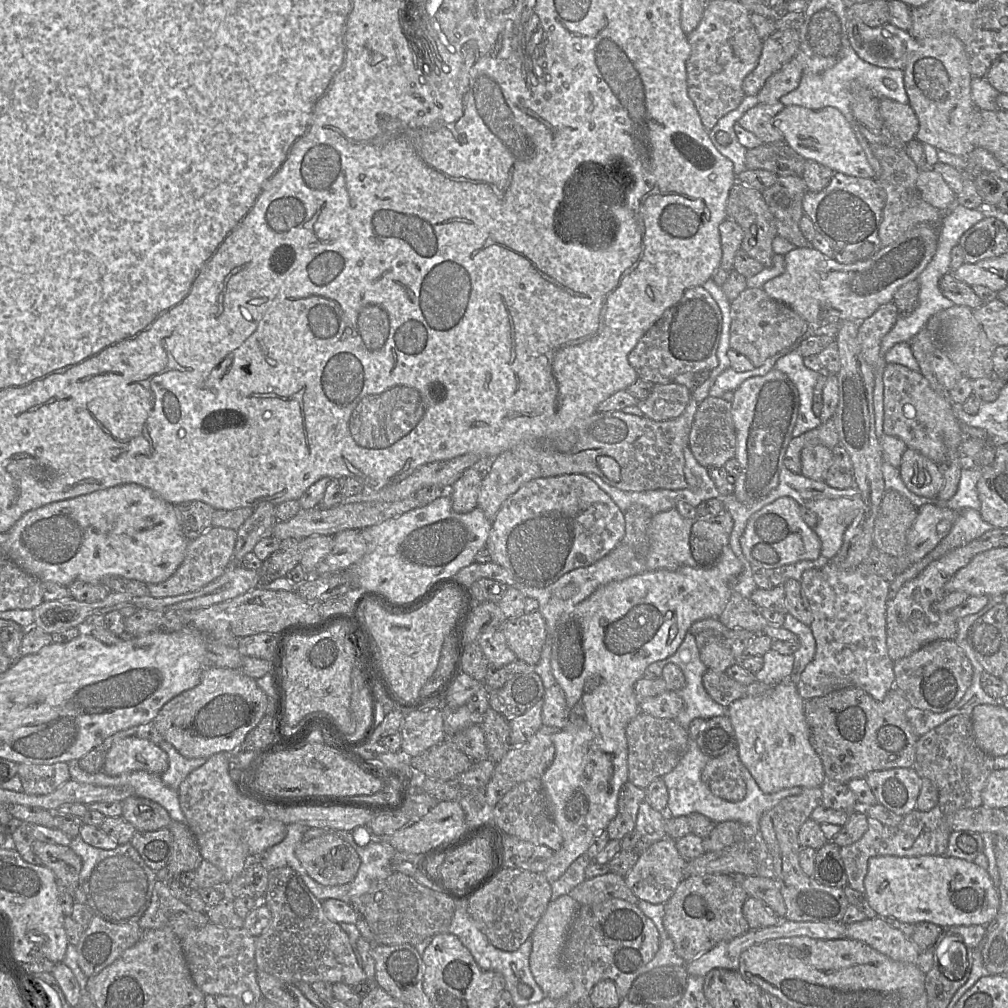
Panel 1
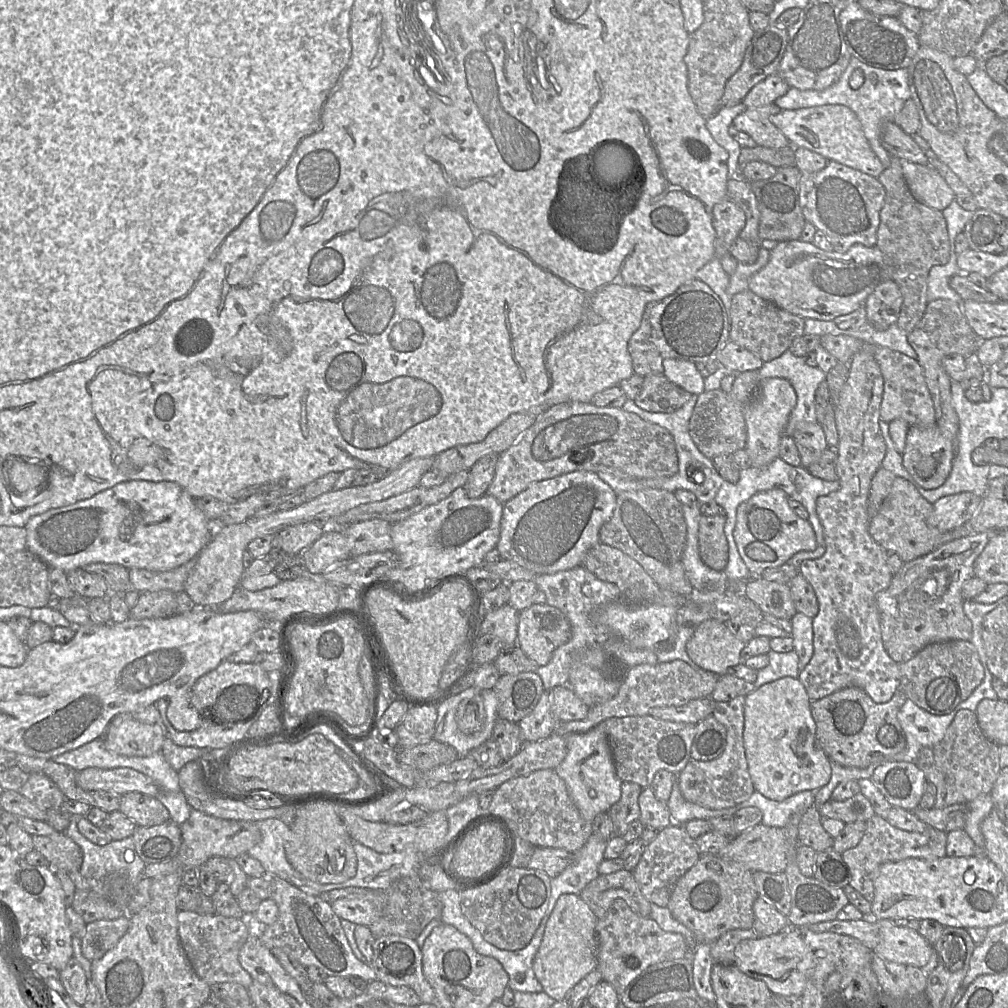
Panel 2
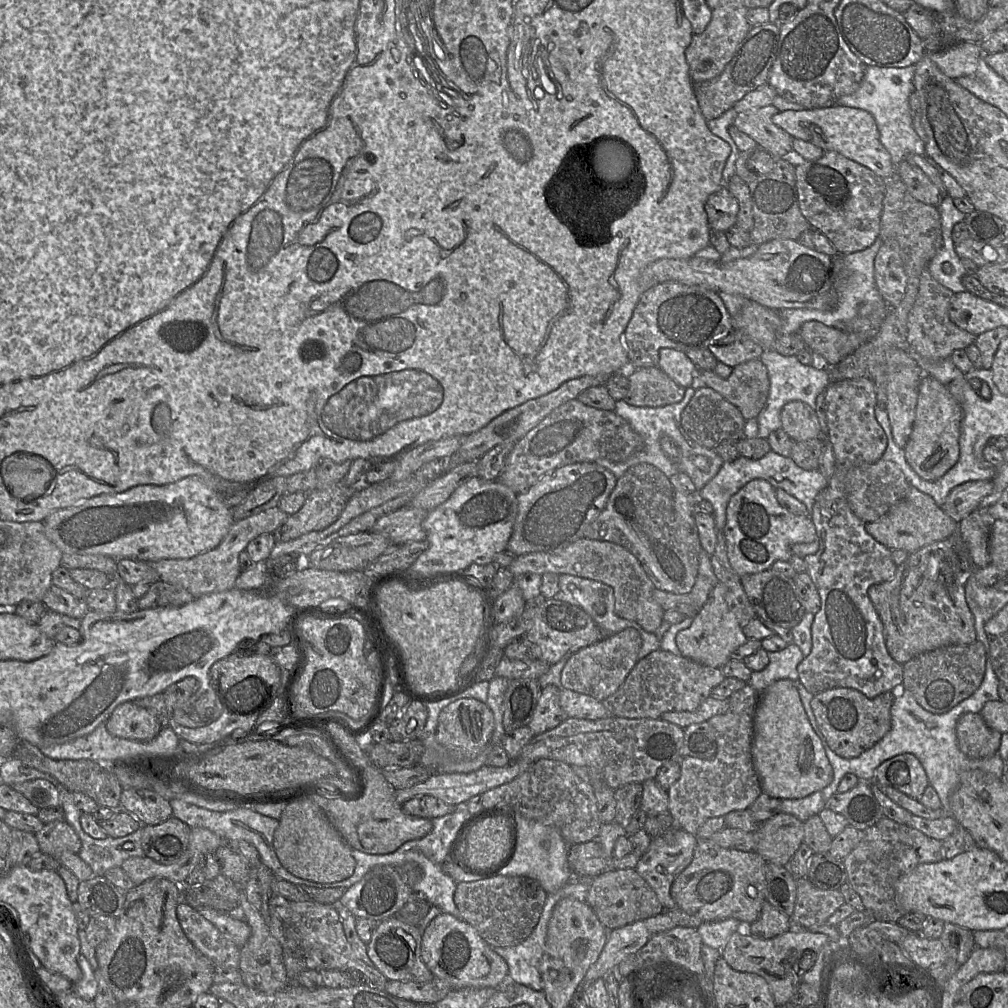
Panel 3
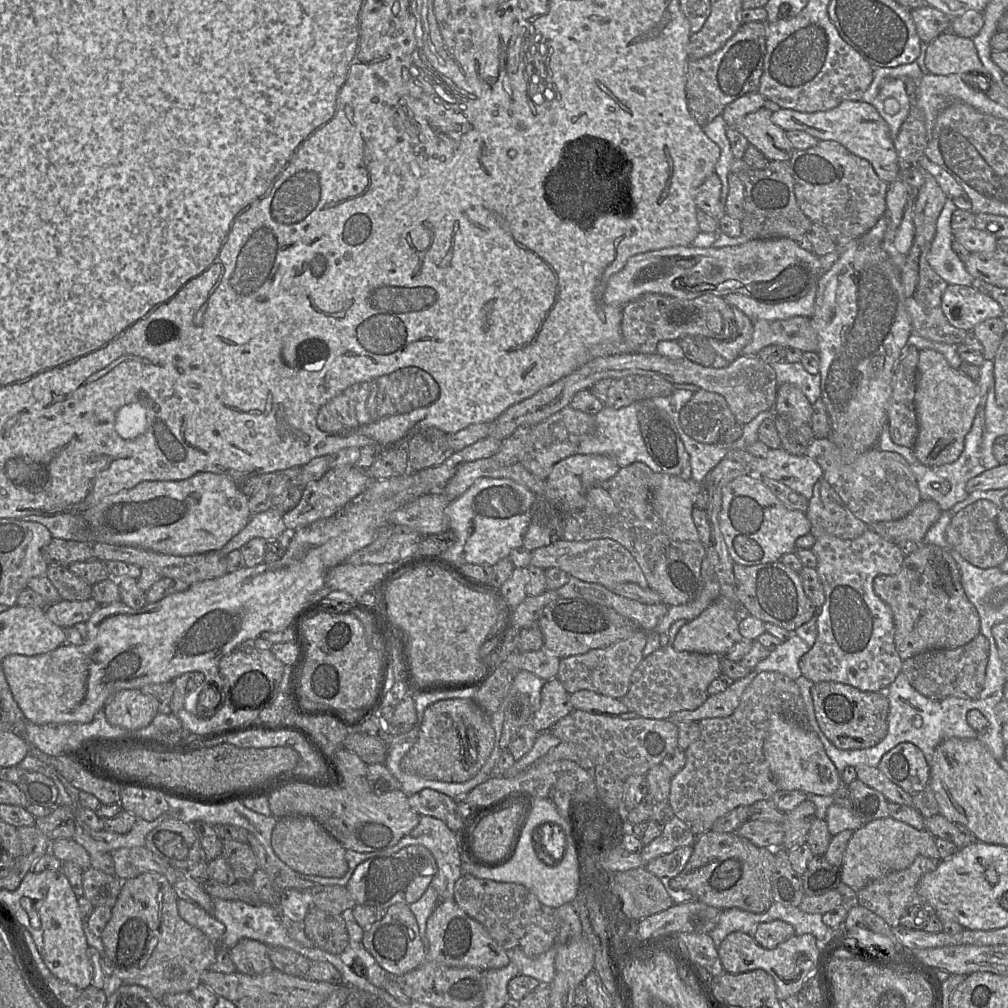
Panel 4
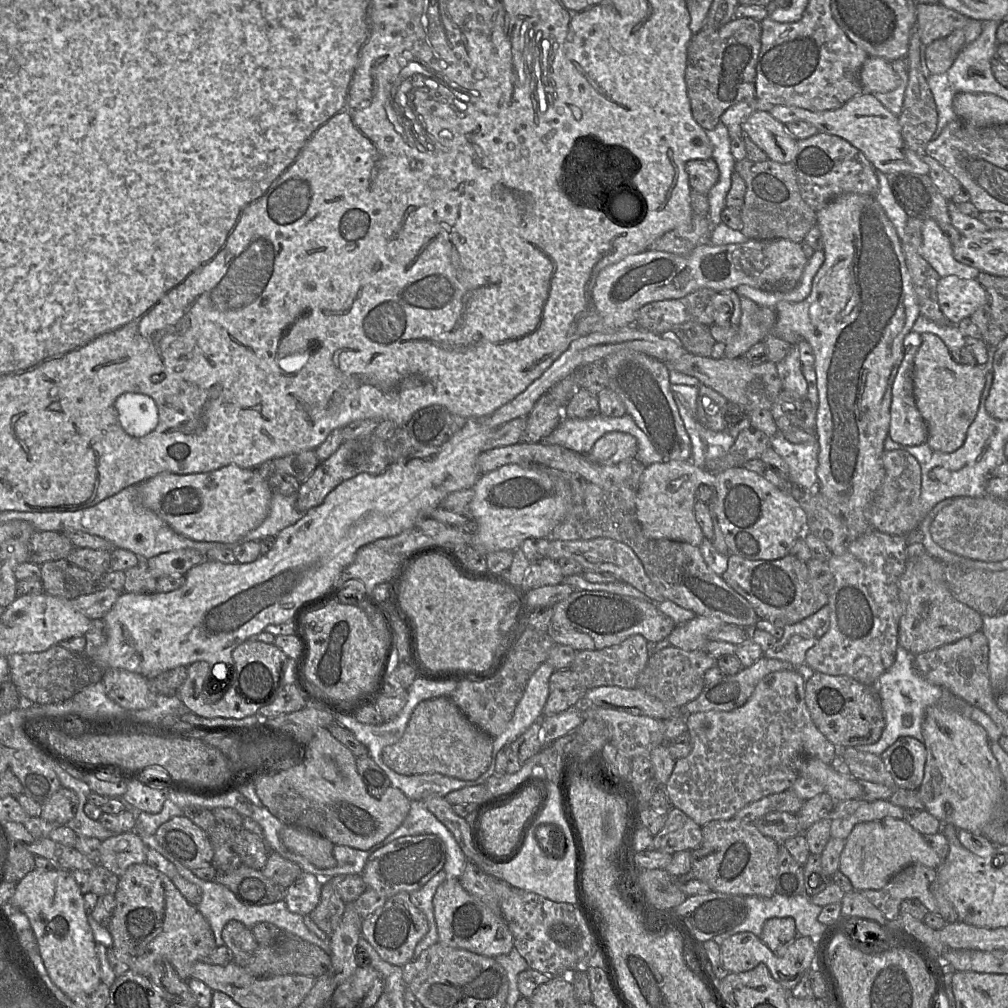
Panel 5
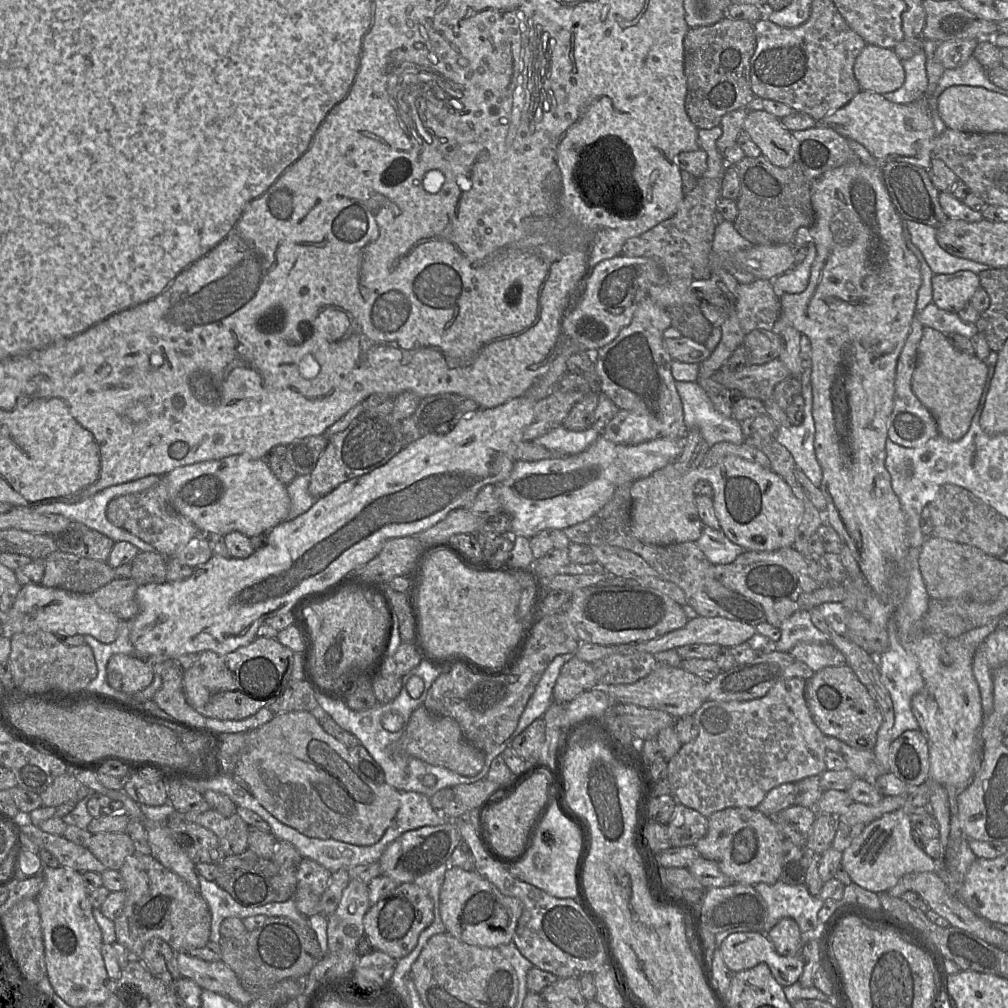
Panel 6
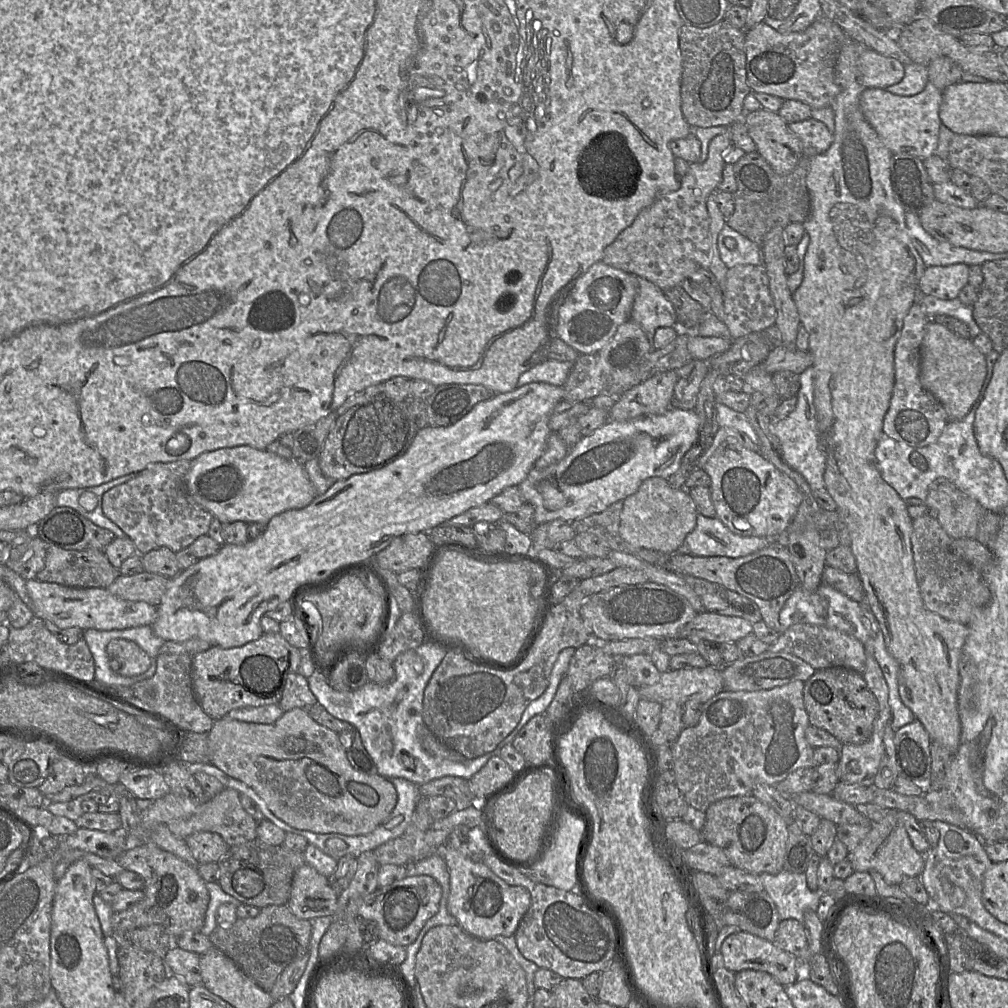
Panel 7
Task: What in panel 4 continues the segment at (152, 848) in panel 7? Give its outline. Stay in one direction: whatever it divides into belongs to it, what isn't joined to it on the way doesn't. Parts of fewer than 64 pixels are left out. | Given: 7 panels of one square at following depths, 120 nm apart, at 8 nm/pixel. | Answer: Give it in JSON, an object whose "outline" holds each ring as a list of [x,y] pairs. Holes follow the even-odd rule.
{"outline":[[[146,872],[135,878],[123,880],[120,894],[112,908],[111,918],[100,936],[105,948],[107,964],[111,967],[114,975],[116,975],[125,985],[139,985],[148,989],[153,996],[159,1000],[165,994],[191,992],[201,983],[201,974],[208,970],[216,960],[217,947],[213,945],[210,939],[202,931],[188,924],[180,917],[177,908],[178,899],[179,898],[174,888],[170,885],[166,876],[163,874],[157,872]]]}

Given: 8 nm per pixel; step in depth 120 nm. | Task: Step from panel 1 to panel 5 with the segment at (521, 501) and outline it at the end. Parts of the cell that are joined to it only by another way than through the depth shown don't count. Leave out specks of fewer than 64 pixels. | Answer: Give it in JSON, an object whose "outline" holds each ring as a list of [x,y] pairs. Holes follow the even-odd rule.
{"outline":[[[613,431],[599,438],[586,455],[595,463],[613,465],[635,457],[636,453],[637,441],[632,435]]]}

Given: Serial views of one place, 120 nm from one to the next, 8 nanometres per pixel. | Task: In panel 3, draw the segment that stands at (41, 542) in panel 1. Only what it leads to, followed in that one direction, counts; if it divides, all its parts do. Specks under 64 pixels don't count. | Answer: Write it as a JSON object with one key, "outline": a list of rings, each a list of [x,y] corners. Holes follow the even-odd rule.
{"outline":[[[190,476],[165,485],[138,485],[120,493],[92,497],[51,513],[42,523],[46,536],[63,554],[98,554],[115,560],[156,562],[189,559],[213,550],[226,536],[234,519],[219,490],[199,477]]]}

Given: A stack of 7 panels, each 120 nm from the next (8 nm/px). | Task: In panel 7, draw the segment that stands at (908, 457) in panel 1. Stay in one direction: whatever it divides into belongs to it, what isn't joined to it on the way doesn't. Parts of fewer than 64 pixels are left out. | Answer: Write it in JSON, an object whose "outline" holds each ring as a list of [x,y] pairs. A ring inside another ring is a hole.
{"outline":[[[933,320],[928,322],[921,345],[920,382],[944,406],[950,421],[961,420],[970,412],[979,397],[986,375],[985,355],[978,350],[972,339],[960,337]]]}

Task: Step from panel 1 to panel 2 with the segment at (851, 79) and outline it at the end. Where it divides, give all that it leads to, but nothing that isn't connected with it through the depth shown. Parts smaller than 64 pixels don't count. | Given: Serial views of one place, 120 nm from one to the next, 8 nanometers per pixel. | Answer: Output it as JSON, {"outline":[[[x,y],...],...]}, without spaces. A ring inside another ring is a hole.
{"outline":[[[852,56],[843,74],[828,88],[823,90],[799,90],[790,87],[787,93],[777,98],[774,103],[781,109],[799,109],[826,104],[840,104],[847,106],[857,115],[867,141],[873,152],[883,164],[883,167],[886,169],[890,166],[892,156],[881,144],[881,126],[887,121],[894,122],[895,117],[910,97],[908,68],[885,70],[867,65]],[[856,69],[863,71],[865,80],[861,87],[853,89],[850,86],[850,77]]]}

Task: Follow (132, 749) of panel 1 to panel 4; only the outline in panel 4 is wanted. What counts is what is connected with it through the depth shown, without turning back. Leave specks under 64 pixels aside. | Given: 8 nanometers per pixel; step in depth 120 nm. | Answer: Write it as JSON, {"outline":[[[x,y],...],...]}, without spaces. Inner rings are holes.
{"outline":[[[140,689],[121,690],[110,696],[104,706],[105,716],[111,725],[135,732],[148,726],[159,713],[158,700],[143,694]]]}

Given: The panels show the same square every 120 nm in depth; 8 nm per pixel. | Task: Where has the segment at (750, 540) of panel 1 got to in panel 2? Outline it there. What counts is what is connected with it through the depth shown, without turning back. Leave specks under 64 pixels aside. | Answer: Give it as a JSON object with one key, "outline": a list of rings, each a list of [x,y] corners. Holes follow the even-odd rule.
{"outline":[[[771,489],[756,493],[737,508],[734,539],[751,578],[759,578],[767,568],[780,567],[800,551],[814,551],[818,545],[815,532],[808,520],[798,517],[790,508],[788,495],[780,489]]]}

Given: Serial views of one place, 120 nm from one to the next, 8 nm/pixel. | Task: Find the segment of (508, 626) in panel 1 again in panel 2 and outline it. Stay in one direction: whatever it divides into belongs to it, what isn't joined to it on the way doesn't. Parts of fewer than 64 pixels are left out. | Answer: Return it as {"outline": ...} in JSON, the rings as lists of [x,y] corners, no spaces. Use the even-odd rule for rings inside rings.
{"outline":[[[532,604],[519,612],[517,644],[538,666],[546,665],[555,649],[567,643],[571,637],[571,625],[558,608]]]}

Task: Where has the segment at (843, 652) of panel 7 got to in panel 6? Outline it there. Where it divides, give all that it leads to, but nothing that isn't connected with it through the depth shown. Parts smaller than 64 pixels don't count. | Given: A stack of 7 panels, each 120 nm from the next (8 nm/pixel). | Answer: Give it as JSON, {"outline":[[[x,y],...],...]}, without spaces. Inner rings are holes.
{"outline":[[[830,642],[798,643],[791,649],[790,654],[804,662],[815,673],[825,667],[846,663],[844,655]]]}

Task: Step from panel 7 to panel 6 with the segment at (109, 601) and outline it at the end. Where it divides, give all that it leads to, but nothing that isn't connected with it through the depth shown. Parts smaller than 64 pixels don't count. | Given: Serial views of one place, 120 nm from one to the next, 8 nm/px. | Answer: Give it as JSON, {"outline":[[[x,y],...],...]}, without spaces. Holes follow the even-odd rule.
{"outline":[[[42,584],[23,585],[11,609],[1,615],[3,635],[33,633],[39,630],[63,635],[91,635],[102,643],[111,643],[120,634],[122,620],[98,606],[91,594],[78,594]]]}

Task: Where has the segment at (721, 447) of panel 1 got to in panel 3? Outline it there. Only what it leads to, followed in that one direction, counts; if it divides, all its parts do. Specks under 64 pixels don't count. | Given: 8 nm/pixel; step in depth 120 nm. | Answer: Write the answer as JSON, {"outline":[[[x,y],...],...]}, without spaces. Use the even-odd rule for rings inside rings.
{"outline":[[[709,387],[697,389],[681,413],[681,427],[698,445],[714,450],[727,439],[741,440],[744,437],[746,420],[740,410]]]}

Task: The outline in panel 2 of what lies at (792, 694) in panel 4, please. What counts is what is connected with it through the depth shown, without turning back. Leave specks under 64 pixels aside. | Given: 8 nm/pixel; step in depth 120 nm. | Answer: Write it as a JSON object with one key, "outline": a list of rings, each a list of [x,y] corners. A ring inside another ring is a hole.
{"outline":[[[738,696],[727,702],[715,703],[712,716],[726,728],[726,747],[717,759],[711,761],[690,759],[678,774],[679,788],[687,801],[708,809],[720,810],[748,800],[755,791],[748,771],[743,740],[745,697]]]}

